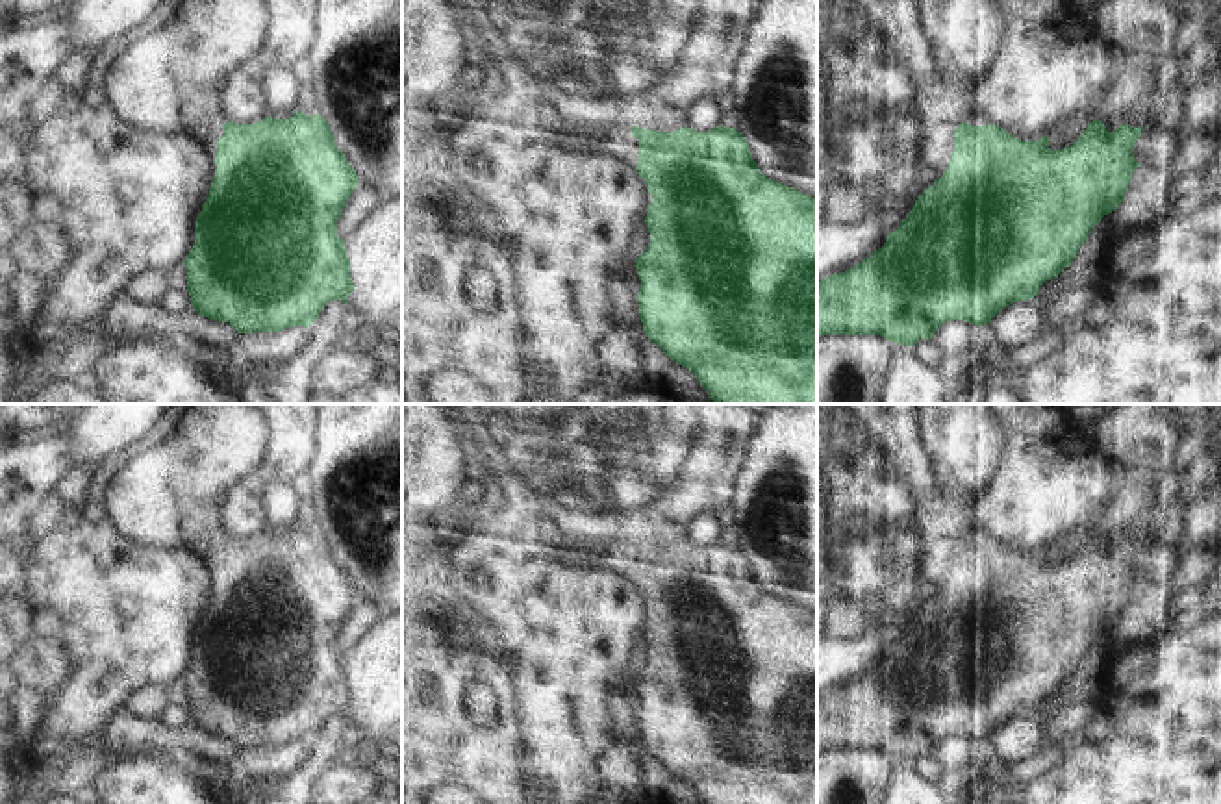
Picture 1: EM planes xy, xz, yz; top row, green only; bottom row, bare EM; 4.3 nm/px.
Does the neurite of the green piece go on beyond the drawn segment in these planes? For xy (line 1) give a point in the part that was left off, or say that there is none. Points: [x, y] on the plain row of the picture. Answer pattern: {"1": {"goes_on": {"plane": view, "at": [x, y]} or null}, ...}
{"1": {"goes_on": {"plane": "xy", "at": [173, 491]}}}

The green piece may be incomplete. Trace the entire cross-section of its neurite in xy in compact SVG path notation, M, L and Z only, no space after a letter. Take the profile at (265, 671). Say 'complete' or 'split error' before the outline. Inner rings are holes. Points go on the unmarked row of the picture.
split error; M195 404L182 419L180 426L156 448L143 448L113 480L107 491L109 515L117 530L139 543L170 543L172 539L183 539L191 545L215 574L215 591L209 602L209 611L202 619L202 626L195 635L195 660L189 665L183 680L187 685L187 708L193 722L198 730L211 735L228 737L239 748L254 747L282 747L291 741L311 741L322 722L332 715L348 719L348 711L354 706L350 691L350 674L346 671L345 656L337 652L337 635L345 624L345 617L358 602L358 589L346 576L345 569L337 563L328 537L317 530L304 530L296 526L289 534L265 532L256 539L235 539L224 532L224 502L228 493L254 471L258 471L267 456L271 441L269 422L265 413L256 404Z

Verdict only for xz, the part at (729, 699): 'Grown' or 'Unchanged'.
Grown

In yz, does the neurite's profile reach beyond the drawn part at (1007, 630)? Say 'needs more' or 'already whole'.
needs more

